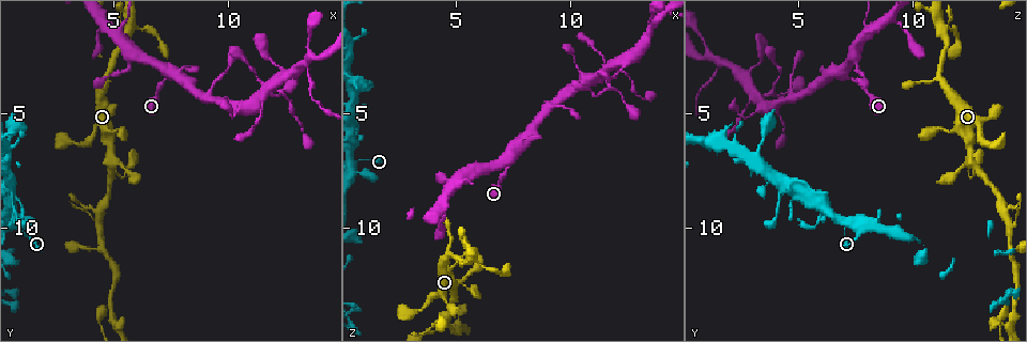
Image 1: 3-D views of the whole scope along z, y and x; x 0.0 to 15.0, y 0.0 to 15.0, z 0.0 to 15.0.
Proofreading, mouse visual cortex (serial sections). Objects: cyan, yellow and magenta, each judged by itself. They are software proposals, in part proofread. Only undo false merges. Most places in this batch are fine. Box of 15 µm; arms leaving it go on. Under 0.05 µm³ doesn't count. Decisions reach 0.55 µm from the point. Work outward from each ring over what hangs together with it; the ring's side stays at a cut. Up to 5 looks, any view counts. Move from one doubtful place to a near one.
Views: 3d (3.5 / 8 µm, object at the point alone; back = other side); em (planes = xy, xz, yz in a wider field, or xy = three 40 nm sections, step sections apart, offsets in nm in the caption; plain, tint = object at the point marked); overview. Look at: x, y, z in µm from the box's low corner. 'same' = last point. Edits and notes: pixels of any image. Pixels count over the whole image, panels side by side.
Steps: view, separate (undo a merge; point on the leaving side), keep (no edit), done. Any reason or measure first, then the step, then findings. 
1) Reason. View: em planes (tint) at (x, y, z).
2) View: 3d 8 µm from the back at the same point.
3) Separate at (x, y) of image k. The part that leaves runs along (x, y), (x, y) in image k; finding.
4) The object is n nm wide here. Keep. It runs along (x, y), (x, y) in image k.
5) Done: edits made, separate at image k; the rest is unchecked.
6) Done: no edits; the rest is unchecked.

Small branch off a trunk. View: 3d 3.5 µm at (4.8, 6.9, 12.6).

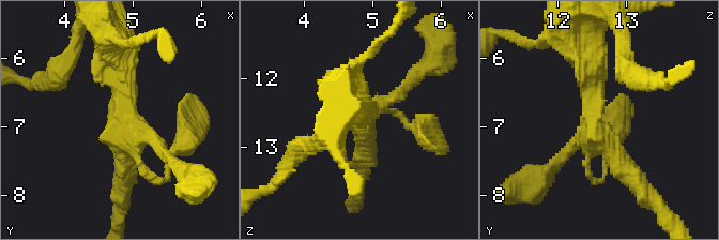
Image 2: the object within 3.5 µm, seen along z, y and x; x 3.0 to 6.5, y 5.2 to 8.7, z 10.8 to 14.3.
The arms are 100, 150, 300, 400 nm wide. Keep. All the same cell.

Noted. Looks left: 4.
Calibre changes. View: 3d 3.5 µm at (13.6, 3.4, 1.2).

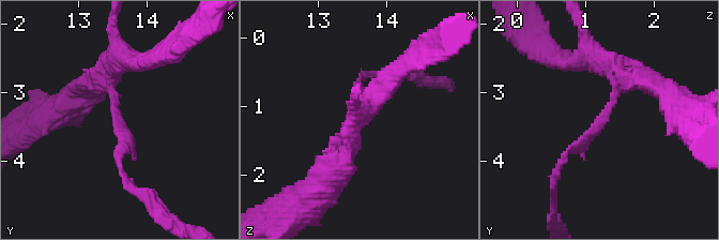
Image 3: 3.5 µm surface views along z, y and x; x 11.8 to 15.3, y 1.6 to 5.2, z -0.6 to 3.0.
The arms are 150, 400 nm wide. View: em planes (tint) at (13.55, 3.30, 1.30).

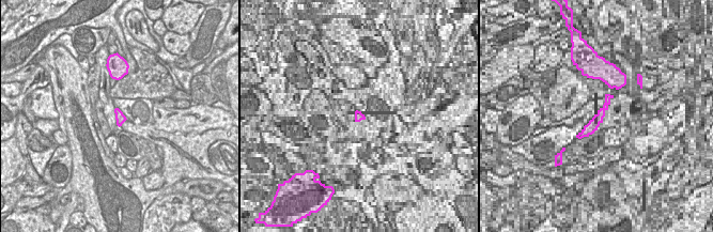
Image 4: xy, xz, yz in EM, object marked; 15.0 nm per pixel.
The object is 140 nm wide here. Keep. It runs along (649, 83), (627, 79), (562, 164) in image 3; one cell here.

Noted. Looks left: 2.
Done: no edits; the rest is unchecked.

